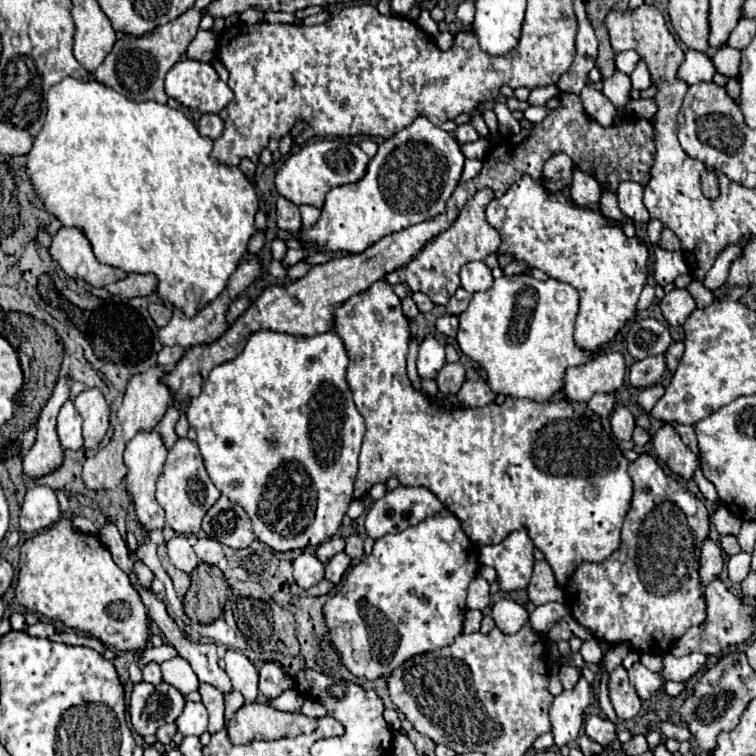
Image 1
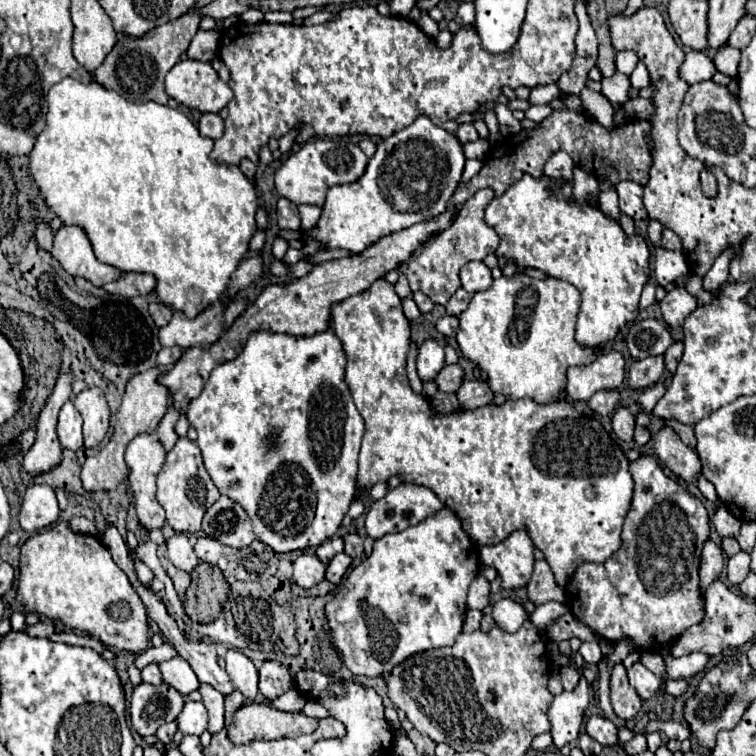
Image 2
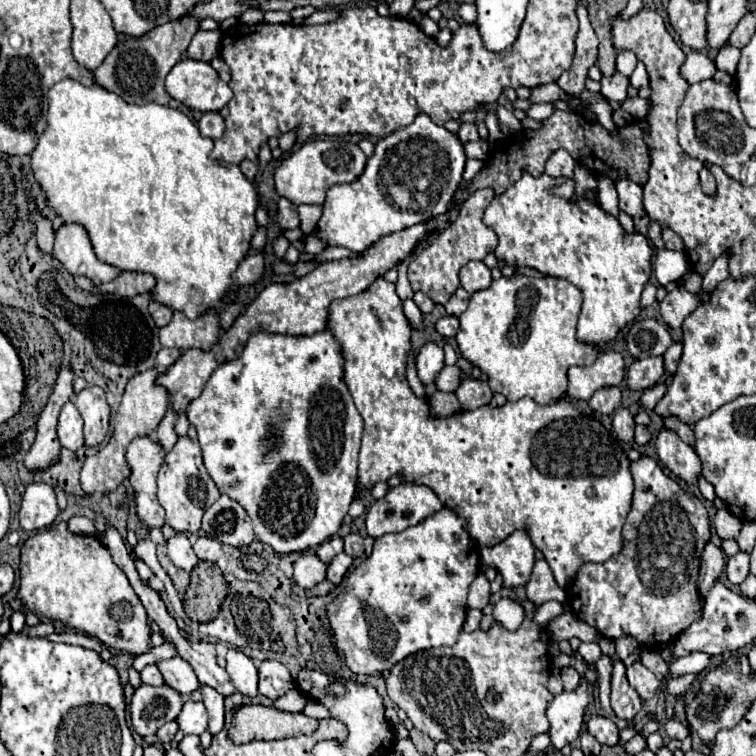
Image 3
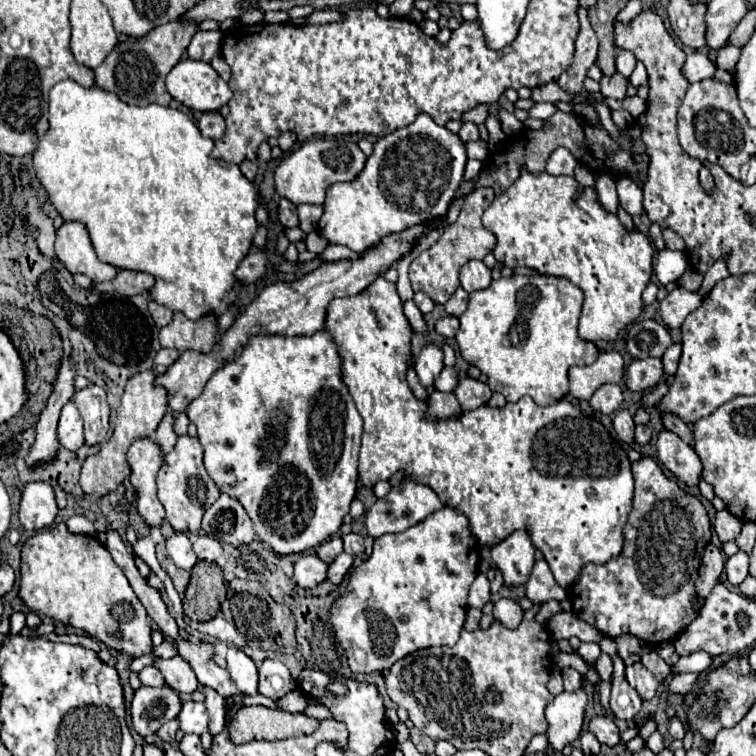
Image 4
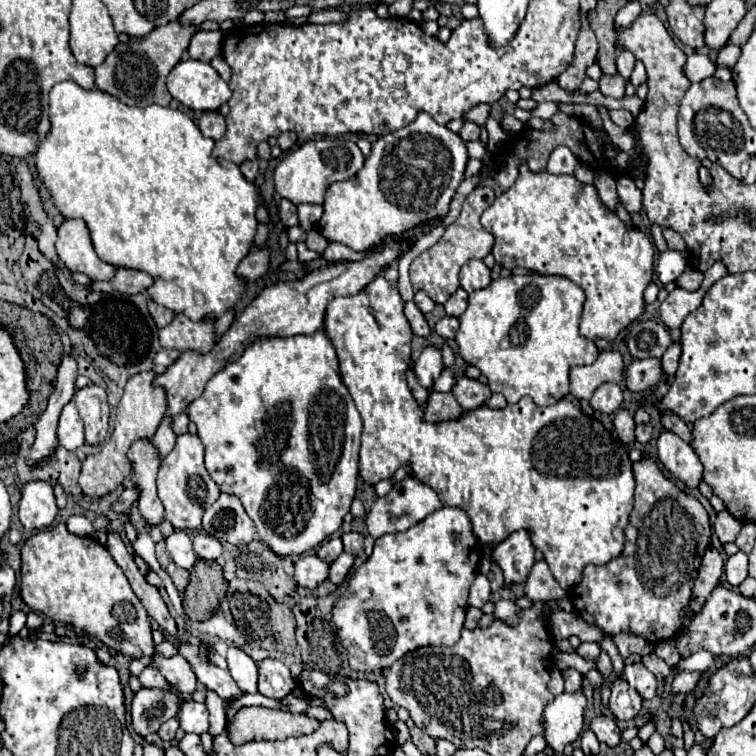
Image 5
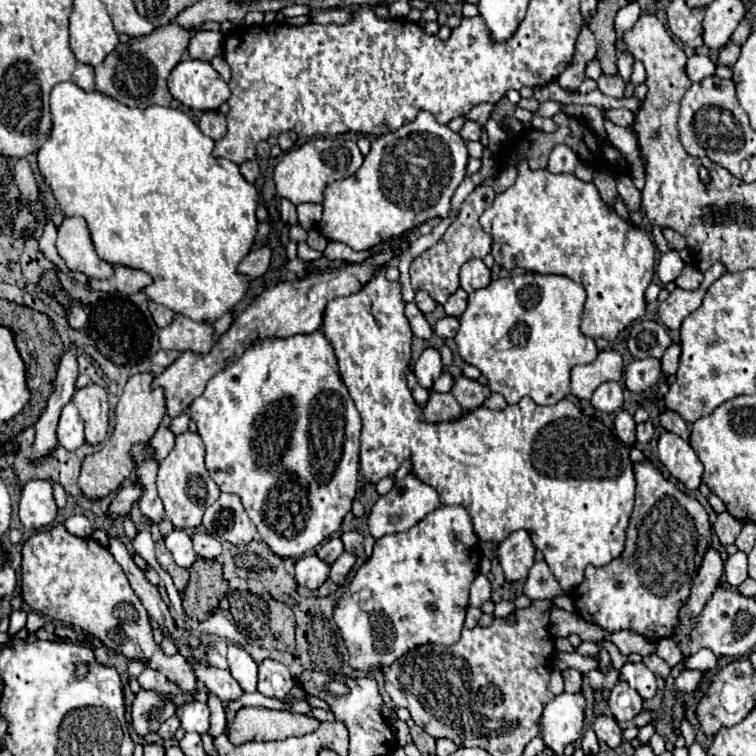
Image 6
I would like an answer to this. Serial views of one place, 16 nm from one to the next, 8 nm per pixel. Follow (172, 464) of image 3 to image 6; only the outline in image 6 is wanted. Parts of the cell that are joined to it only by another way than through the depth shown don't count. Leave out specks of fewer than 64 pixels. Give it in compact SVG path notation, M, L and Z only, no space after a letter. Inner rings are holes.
M184 432L176 436L172 452L162 460L158 468L158 494L166 508L166 518L176 528L198 528L204 516L204 510L218 500L220 488L210 478L204 466L204 444L198 432Z

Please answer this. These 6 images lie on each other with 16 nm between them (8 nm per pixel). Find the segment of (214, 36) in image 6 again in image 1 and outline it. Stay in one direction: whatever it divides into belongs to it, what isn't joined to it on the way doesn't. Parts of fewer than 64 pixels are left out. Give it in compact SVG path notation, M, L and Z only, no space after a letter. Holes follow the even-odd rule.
M198 30L194 40L188 46L188 58L200 60L200 62L210 62L216 56L218 48L218 34L212 30Z

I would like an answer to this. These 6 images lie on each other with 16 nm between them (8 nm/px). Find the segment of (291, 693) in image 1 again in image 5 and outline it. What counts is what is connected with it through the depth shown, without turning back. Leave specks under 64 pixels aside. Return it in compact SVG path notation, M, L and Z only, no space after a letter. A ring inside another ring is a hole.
M286 696L286 698L282 700L282 704L286 704L286 706L288 706L288 710L292 710L292 712L300 712L300 714L308 712L308 700L304 700L304 698Z

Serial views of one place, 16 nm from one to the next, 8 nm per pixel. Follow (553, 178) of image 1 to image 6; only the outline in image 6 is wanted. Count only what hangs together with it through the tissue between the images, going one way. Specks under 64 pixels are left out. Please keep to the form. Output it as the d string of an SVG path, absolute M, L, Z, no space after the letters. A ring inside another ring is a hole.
M558 144L550 154L548 170L550 172L574 172L578 162L580 160L578 160L576 152L572 152L572 148L568 148L566 144Z

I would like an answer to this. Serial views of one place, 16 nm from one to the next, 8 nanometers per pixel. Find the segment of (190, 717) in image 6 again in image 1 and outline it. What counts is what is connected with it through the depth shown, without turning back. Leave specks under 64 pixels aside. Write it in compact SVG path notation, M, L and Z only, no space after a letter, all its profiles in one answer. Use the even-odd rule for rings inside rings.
M186 702L182 716L178 716L176 720L178 732L182 732L184 736L200 736L202 732L206 732L208 726L208 712L204 708L202 702Z

